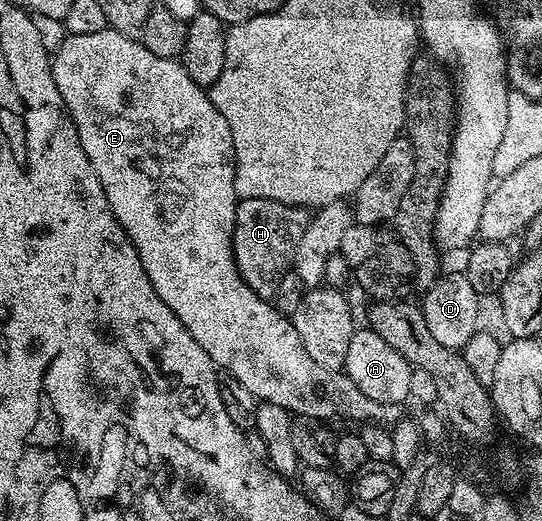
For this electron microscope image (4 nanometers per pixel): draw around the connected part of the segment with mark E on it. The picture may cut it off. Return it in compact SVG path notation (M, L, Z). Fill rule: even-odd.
M108 29L101 33L68 34L60 47L51 55L51 72L53 81L57 81L57 93L61 93L61 101L67 108L67 114L75 122L81 149L85 149L89 161L101 181L101 189L105 189L105 197L109 201L111 212L115 214L117 221L133 241L133 245L141 257L141 265L145 265L145 273L149 273L149 281L153 285L157 297L161 297L161 301L165 301L165 305L169 305L169 309L173 309L173 313L179 318L181 325L185 325L185 329L189 329L193 341L197 341L197 345L201 345L201 349L205 349L205 353L220 372L228 371L226 374L249 389L257 400L281 405L295 417L304 415L307 419L319 419L315 421L331 421L327 419L335 418L360 419L360 424L363 425L394 425L404 418L405 411L402 406L373 401L373 397L365 397L365 393L361 393L361 389L357 389L357 385L353 385L353 381L342 370L330 371L319 367L317 361L313 361L313 357L309 357L309 349L305 349L294 322L288 316L280 313L274 302L268 301L264 296L256 293L240 277L235 264L235 251L231 248L237 217L233 133L229 129L229 121L225 121L225 117L221 117L221 113L213 105L210 94L192 81L179 59L157 57L157 53L149 53L149 49L145 49L145 45L138 38Z

